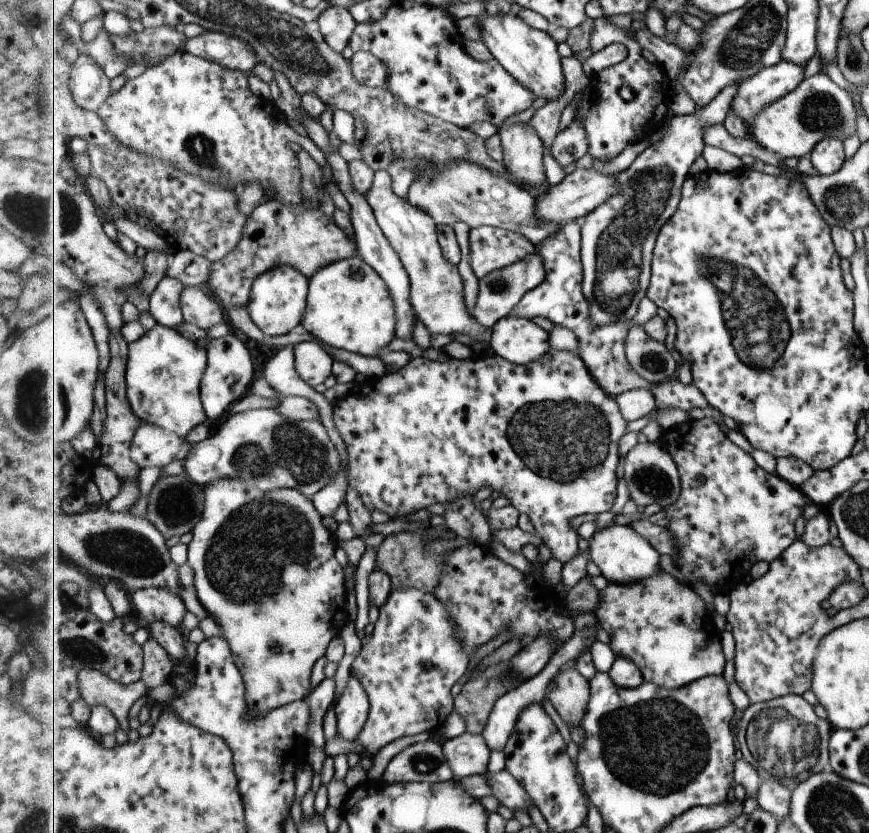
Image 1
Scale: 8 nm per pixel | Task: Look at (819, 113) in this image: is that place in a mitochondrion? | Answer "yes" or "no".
yes

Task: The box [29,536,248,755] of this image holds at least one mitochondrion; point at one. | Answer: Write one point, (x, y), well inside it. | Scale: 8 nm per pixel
(95, 651)

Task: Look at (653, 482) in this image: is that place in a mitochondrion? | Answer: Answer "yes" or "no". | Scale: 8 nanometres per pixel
yes

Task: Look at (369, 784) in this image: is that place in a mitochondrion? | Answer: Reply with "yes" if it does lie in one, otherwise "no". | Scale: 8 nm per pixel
no

